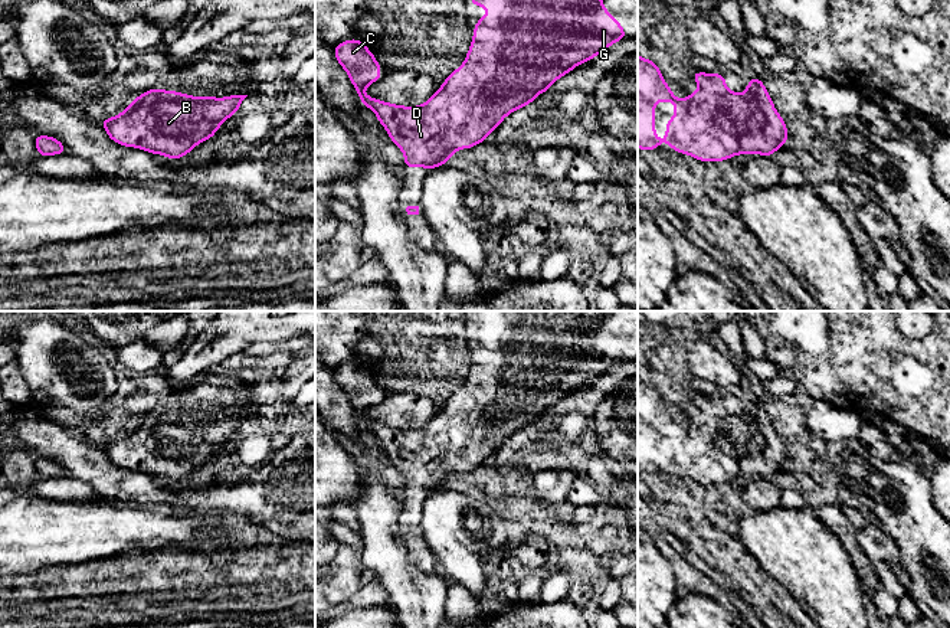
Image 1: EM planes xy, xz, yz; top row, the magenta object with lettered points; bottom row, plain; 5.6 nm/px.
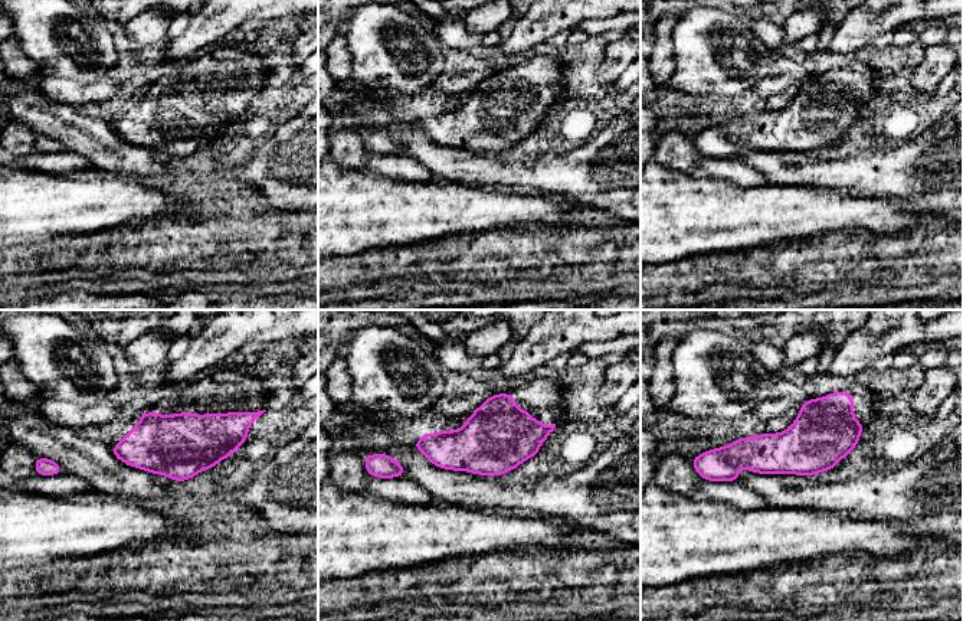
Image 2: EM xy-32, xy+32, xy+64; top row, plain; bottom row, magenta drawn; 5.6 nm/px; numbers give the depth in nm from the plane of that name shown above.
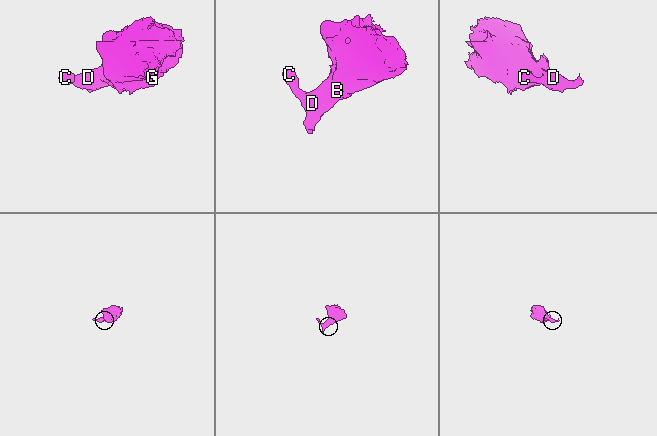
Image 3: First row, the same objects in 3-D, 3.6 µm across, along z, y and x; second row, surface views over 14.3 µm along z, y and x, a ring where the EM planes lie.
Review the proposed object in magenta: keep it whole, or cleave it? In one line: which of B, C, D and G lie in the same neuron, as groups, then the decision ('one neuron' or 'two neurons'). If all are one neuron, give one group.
B C D G; one neuron

